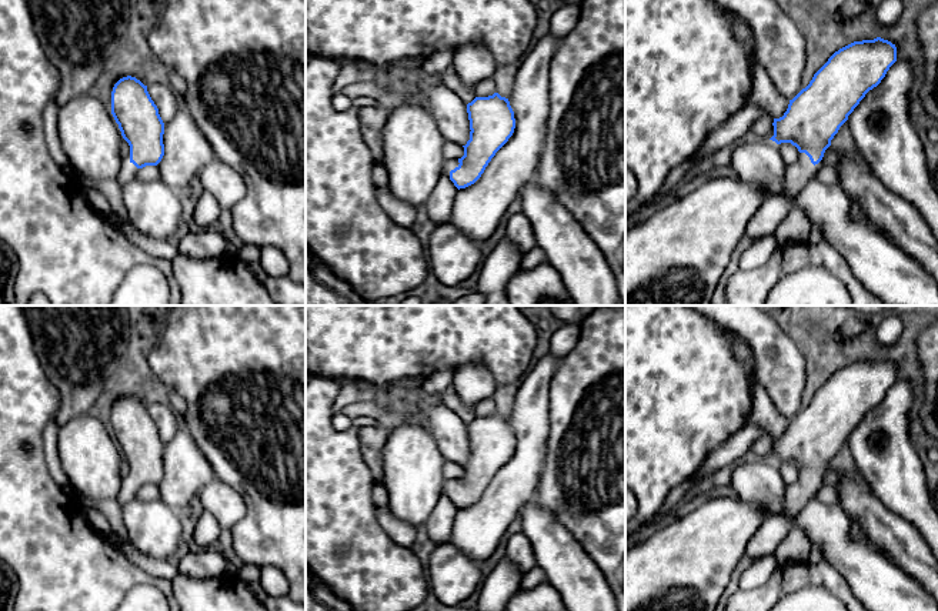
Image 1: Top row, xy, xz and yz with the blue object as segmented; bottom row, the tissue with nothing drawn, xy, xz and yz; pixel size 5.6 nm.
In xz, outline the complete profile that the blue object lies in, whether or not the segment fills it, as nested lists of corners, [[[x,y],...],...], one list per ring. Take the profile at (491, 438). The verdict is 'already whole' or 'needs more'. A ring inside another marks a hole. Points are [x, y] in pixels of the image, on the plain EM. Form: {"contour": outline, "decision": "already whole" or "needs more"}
{"contour": [[[494,413],[488,417],[475,417],[467,424],[470,440],[470,460],[461,478],[444,480],[454,505],[465,508],[474,504],[495,473],[508,461],[515,448],[514,431],[508,418]]], "decision": "needs more"}

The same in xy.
{"contour": [[[136,397],[120,398],[111,411],[111,434],[123,458],[130,465],[130,481],[117,501],[121,503],[136,488],[157,485],[164,475],[164,443],[151,420],[147,405]]], "decision": "needs more"}

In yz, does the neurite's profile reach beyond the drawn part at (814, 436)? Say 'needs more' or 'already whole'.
needs more

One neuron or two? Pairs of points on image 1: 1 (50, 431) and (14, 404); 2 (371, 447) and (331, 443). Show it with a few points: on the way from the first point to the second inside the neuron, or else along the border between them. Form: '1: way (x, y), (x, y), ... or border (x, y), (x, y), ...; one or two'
1: border (54, 414), (43, 431), (43, 457), (46, 461); two
2: border (356, 428), (360, 437), (360, 453), (373, 477); two

